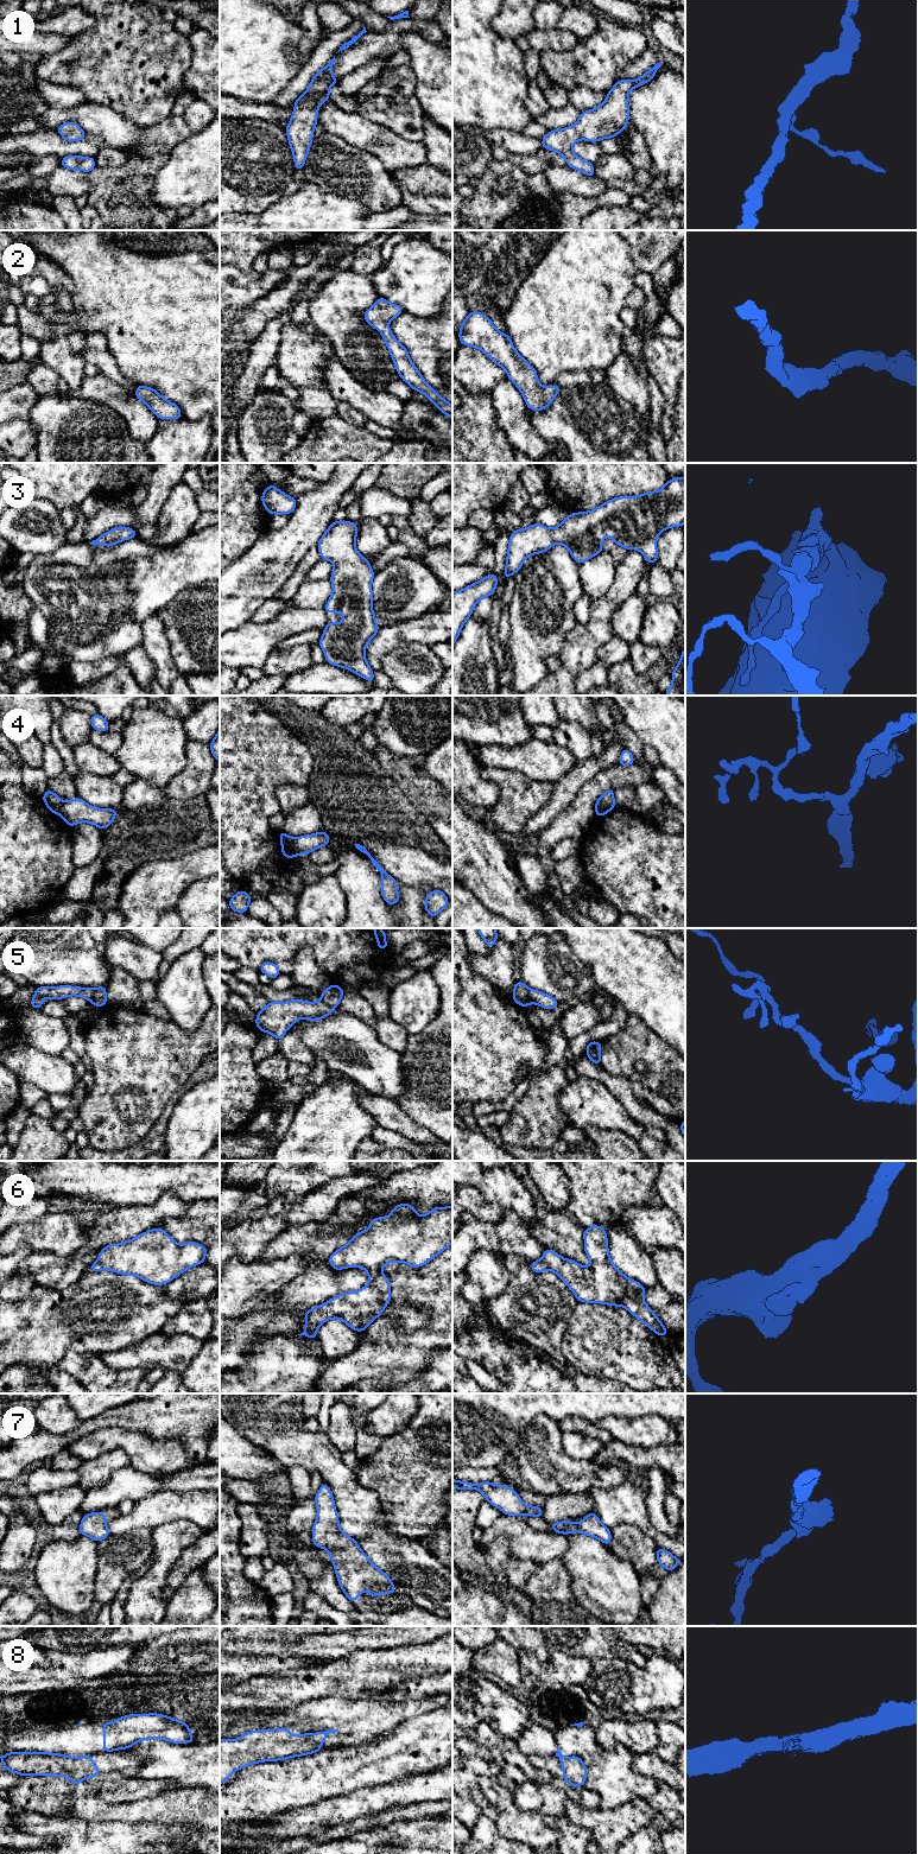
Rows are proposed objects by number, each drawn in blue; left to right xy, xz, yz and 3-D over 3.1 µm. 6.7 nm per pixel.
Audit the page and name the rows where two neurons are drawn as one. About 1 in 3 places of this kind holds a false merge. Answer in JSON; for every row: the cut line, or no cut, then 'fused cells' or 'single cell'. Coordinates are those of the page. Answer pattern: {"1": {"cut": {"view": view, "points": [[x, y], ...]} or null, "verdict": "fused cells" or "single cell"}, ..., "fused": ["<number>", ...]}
{"1": {"cut": null, "verdict": "single cell"}, "2": {"cut": null, "verdict": "single cell"}, "3": {"cut": null, "verdict": "single cell"}, "4": {"cut": {"view": "xz", "points": [[292, 838], [292, 844], [298, 854]]}, "verdict": "fused cells"}, "5": {"cut": {"view": "yz", "points": [[529, 989], [531, 1002]]}, "verdict": "fused cells"}, "6": {"cut": null, "verdict": "single cell"}, "7": {"cut": null, "verdict": "single cell"}, "8": {"cut": {"view": "xz", "points": [[314, 1732], [303, 1734]]}, "verdict": "fused cells"}, "fused": ["4", "5", "8"]}

